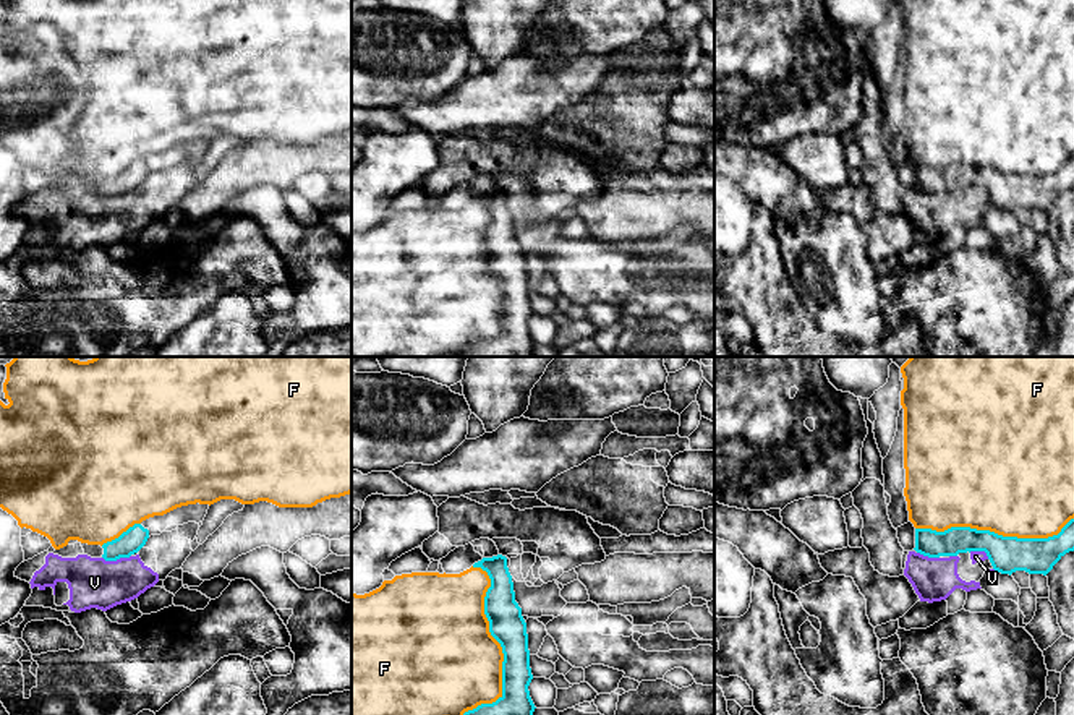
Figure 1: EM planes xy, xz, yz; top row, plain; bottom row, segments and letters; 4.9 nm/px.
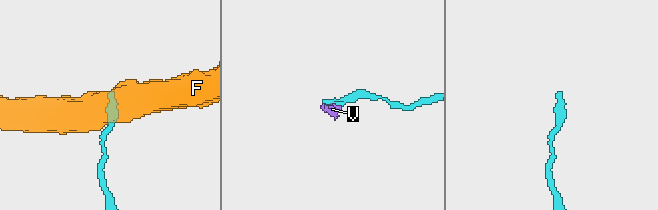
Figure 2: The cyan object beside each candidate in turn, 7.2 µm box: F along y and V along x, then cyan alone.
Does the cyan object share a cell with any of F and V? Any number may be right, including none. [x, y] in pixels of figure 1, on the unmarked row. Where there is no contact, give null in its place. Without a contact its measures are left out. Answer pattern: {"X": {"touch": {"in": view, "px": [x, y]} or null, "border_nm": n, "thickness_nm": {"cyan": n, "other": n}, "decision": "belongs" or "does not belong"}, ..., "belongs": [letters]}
{"F": {"touch": {"in": "xz", "px": [501, 282]}, "border_nm": 750, "thickness_nm": {"cyan": 180, "other": 460}, "decision": "does not belong"}, "V": {"touch": {"in": "xy", "px": [115, 196]}, "border_nm": 140, "thickness_nm": {"cyan": 120, "other": 260}, "decision": "does not belong"}, "belongs": []}

